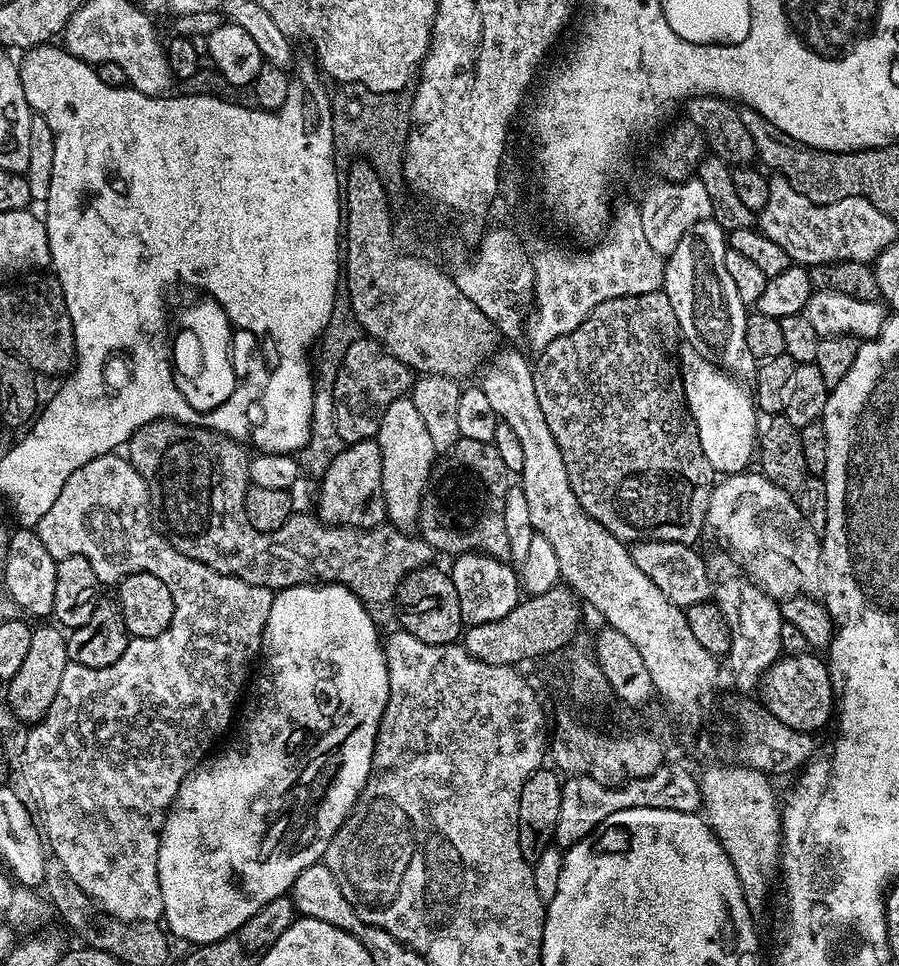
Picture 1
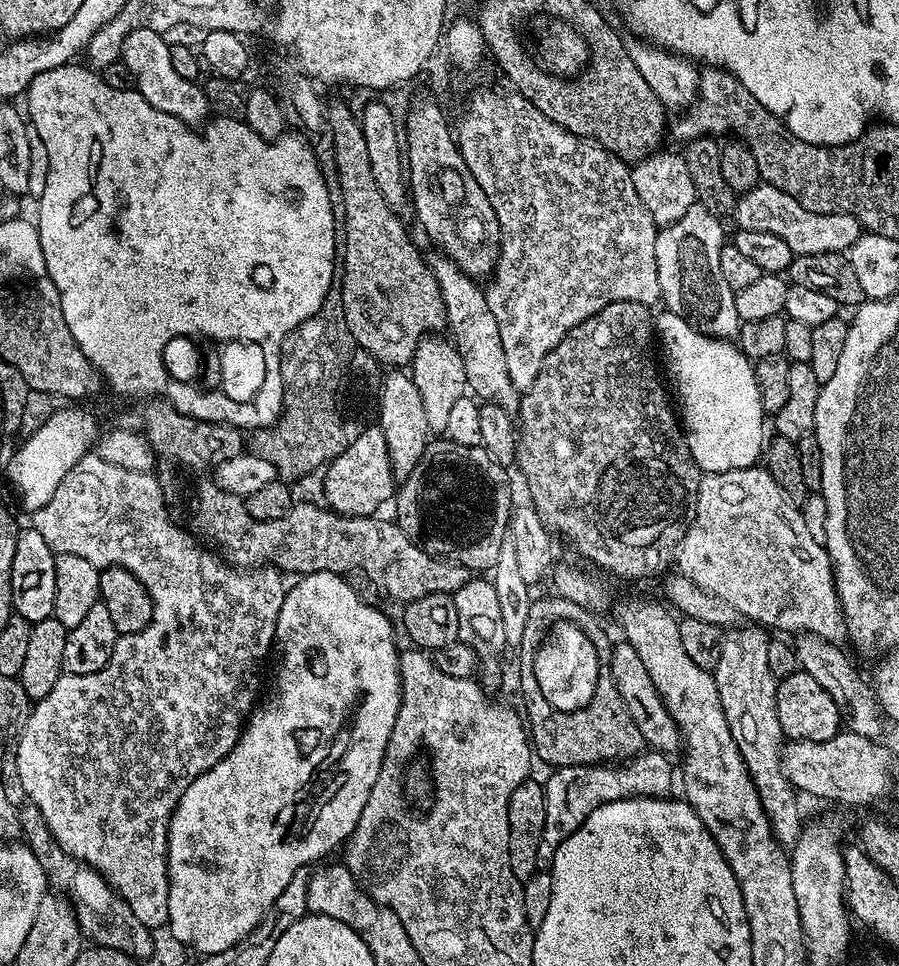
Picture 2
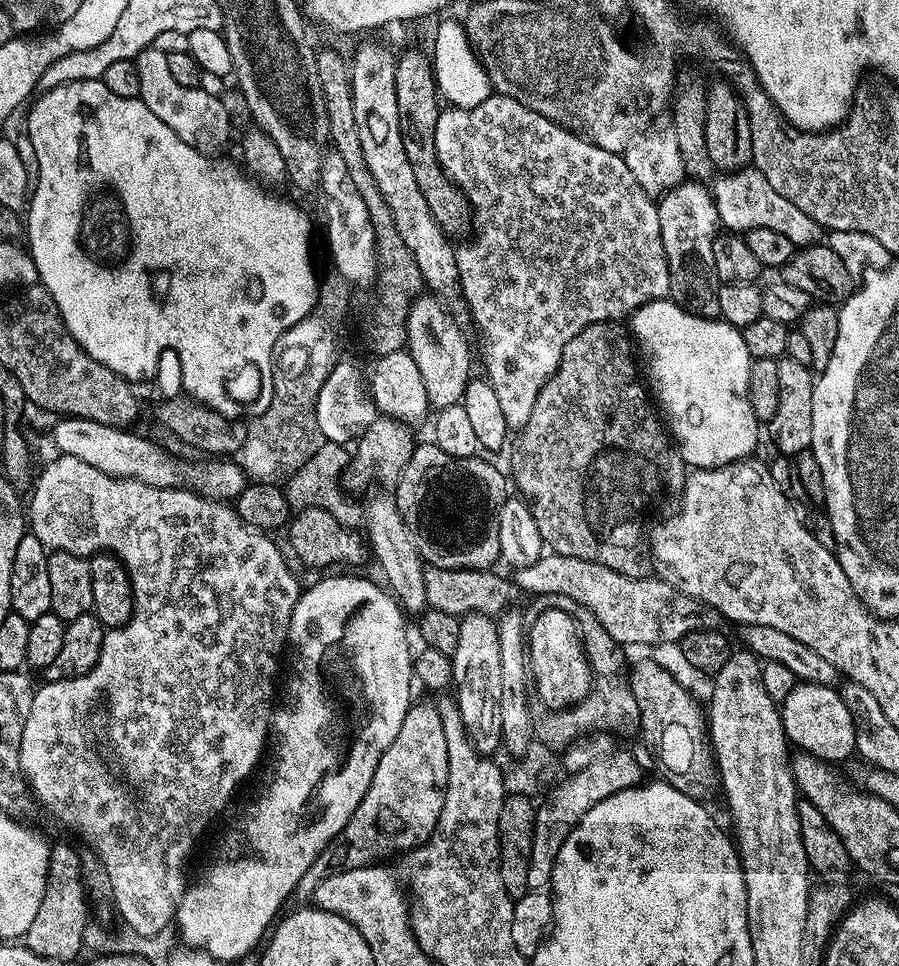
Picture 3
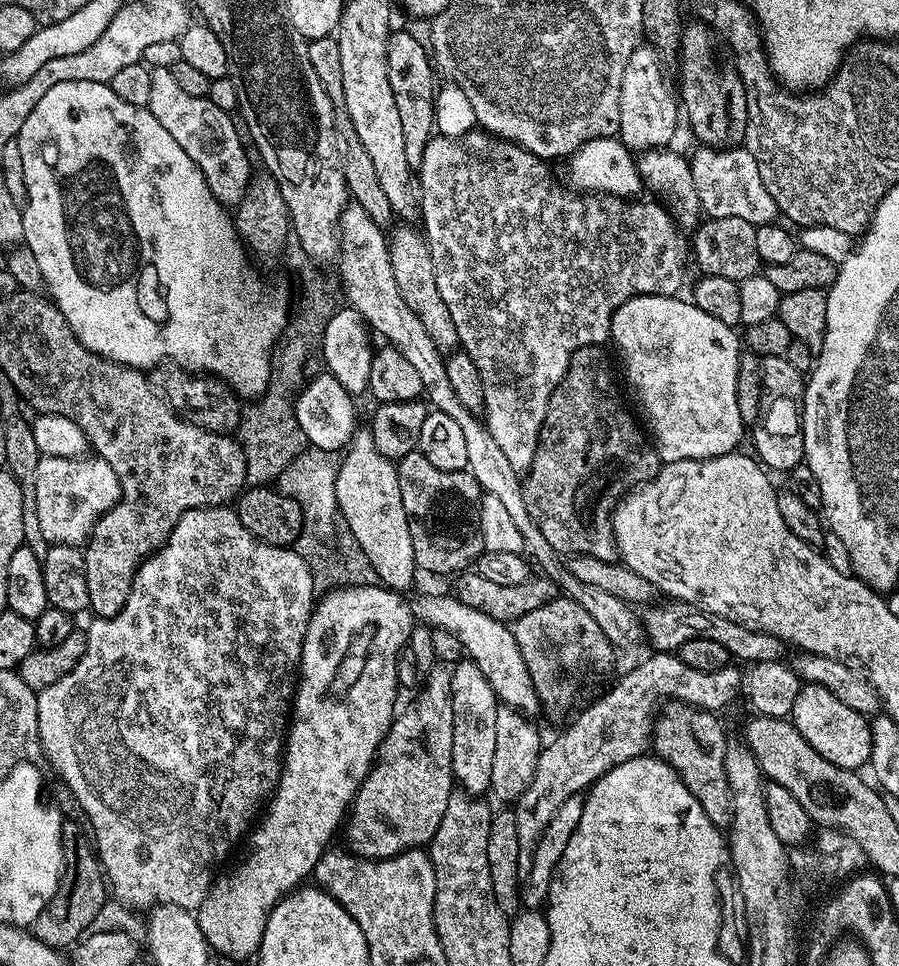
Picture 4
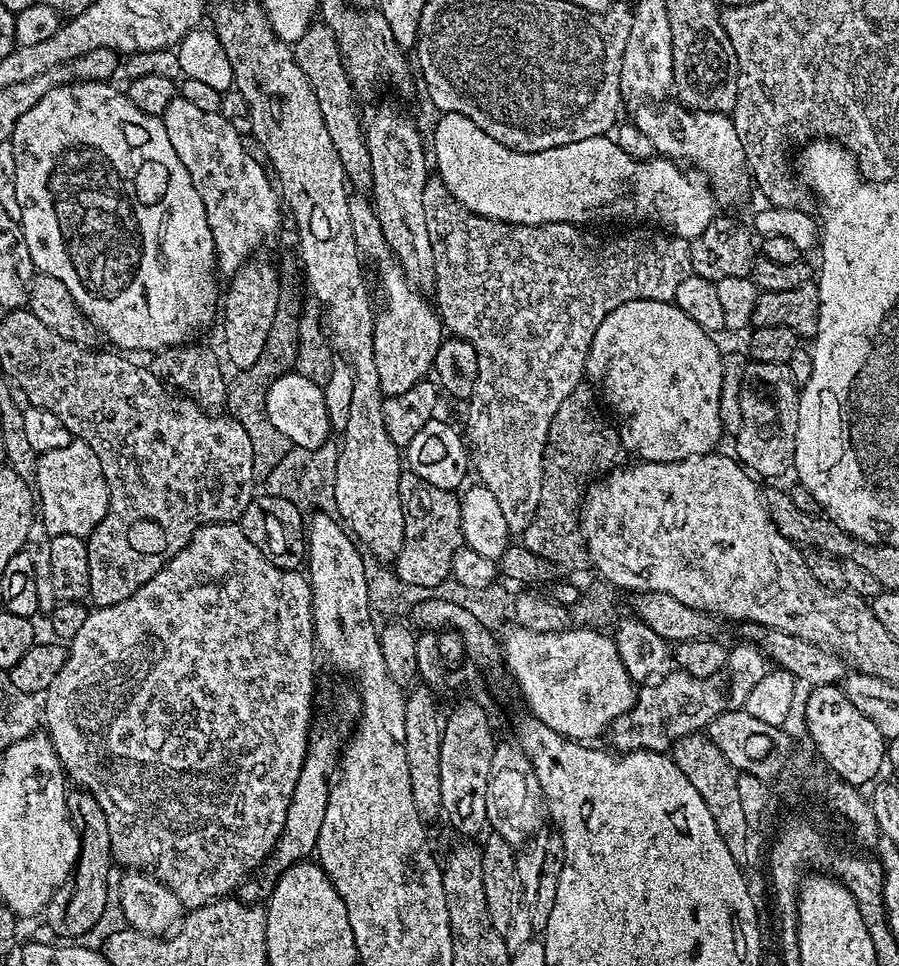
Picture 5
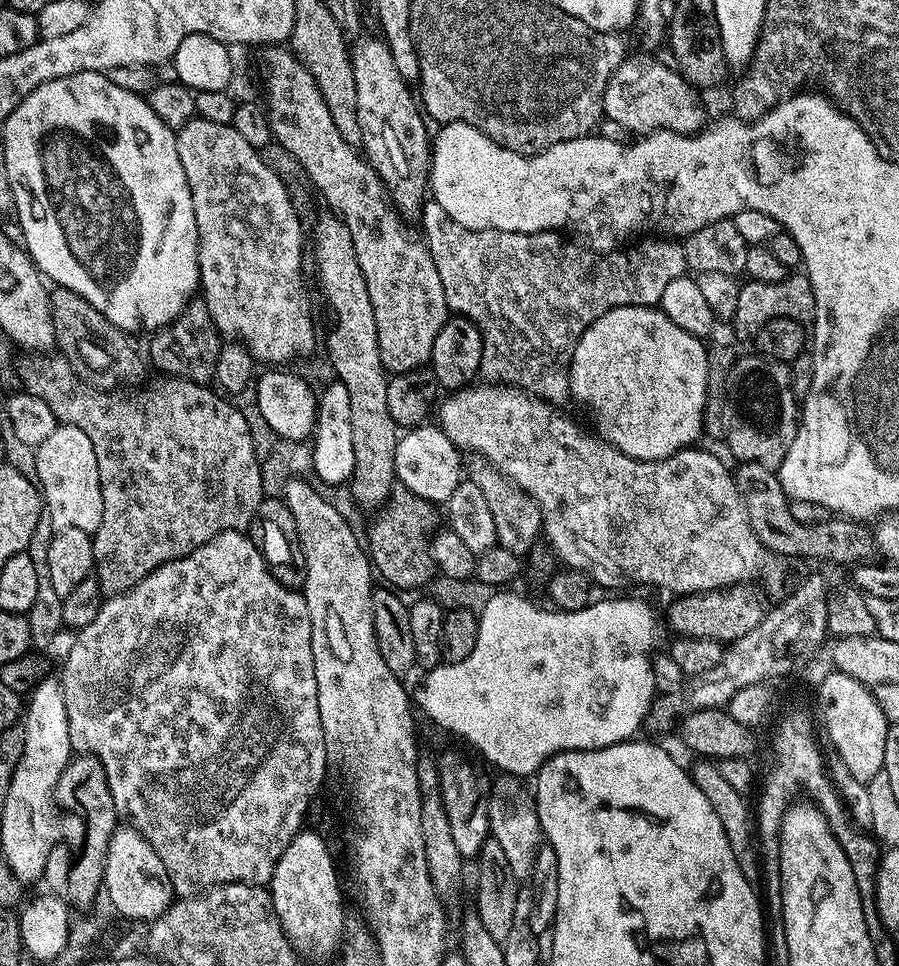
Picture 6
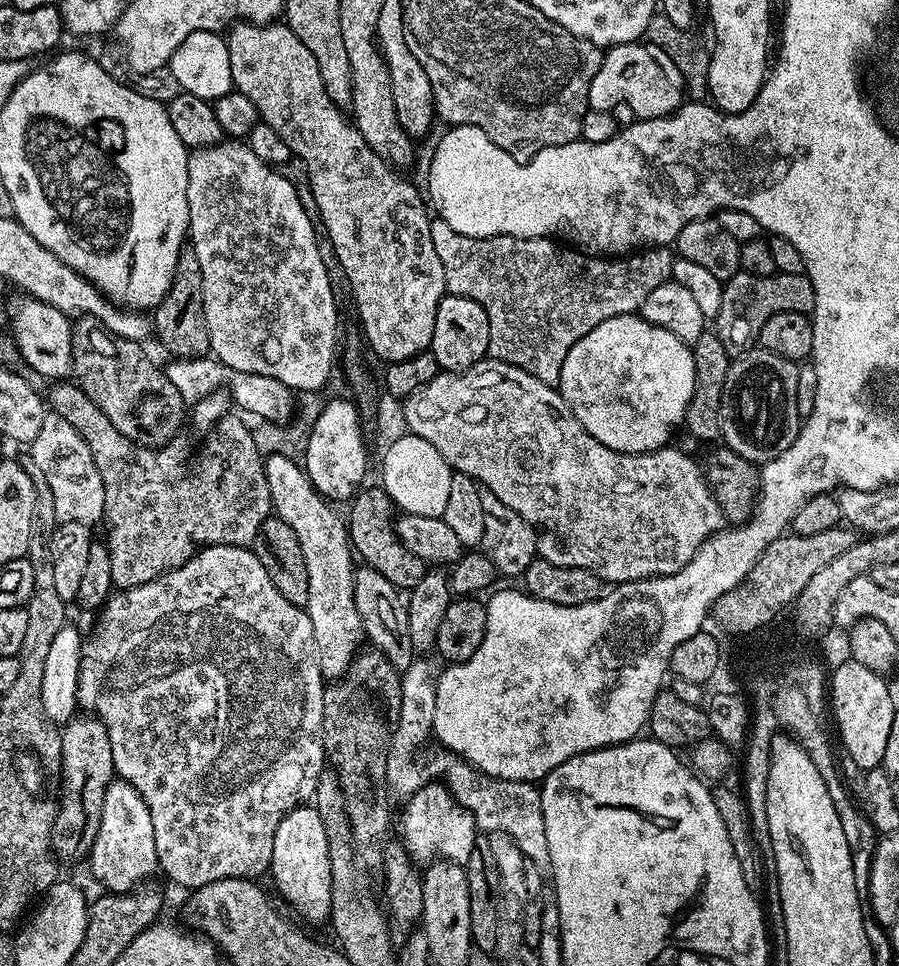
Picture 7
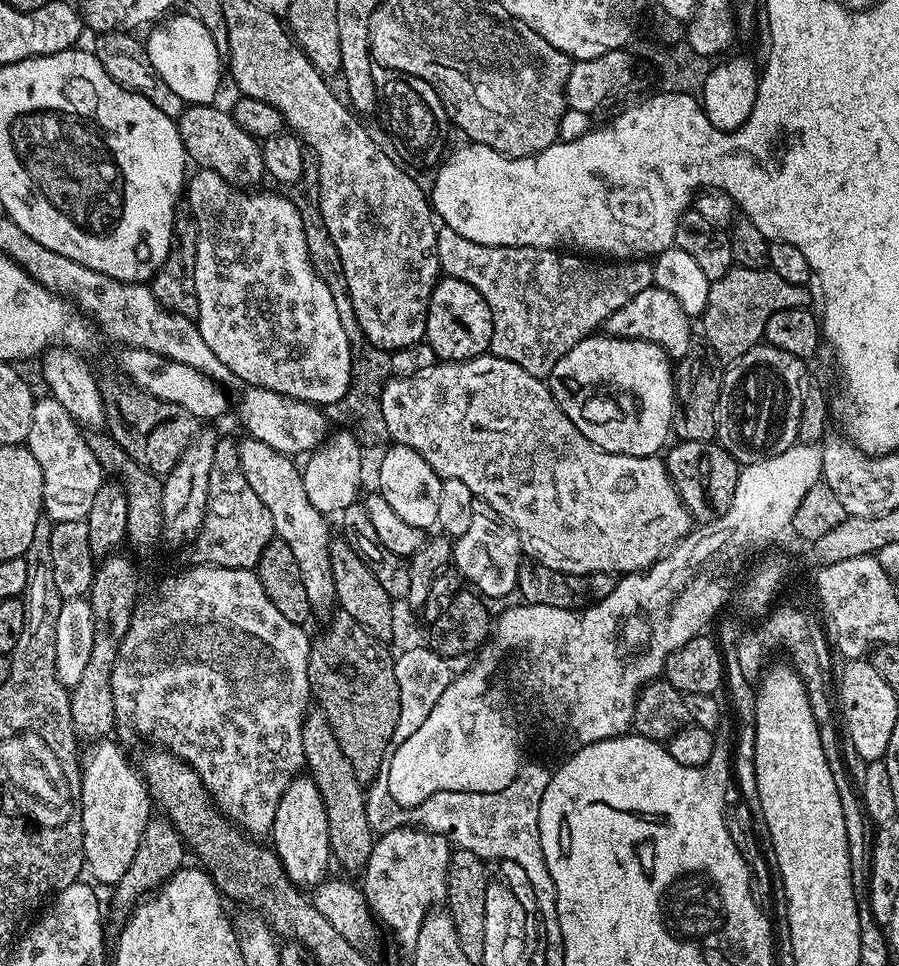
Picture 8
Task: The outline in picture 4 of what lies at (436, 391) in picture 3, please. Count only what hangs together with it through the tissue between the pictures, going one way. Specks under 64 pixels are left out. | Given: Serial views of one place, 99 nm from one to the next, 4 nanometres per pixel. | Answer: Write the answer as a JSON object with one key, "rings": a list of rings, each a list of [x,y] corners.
{"rings":[[[408,222],[397,223],[387,237],[390,263],[398,284],[398,292],[402,294],[406,306],[421,320],[426,334],[433,339],[437,347],[441,350],[455,349],[460,342],[458,330],[454,330],[454,318],[450,318],[450,309],[447,308],[446,302],[442,302],[442,294],[438,294],[438,282],[428,241],[424,239],[423,231],[416,229],[415,232],[412,227],[413,225]]]}

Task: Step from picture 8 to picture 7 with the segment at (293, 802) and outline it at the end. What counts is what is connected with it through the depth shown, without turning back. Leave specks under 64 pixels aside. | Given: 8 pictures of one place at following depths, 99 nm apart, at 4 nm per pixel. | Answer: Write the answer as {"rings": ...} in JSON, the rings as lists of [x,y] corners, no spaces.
{"rings":[[[301,806],[290,810],[278,824],[274,833],[274,854],[270,877],[276,883],[280,896],[301,916],[312,924],[320,924],[331,914],[331,864],[330,847],[326,829],[315,807]]]}

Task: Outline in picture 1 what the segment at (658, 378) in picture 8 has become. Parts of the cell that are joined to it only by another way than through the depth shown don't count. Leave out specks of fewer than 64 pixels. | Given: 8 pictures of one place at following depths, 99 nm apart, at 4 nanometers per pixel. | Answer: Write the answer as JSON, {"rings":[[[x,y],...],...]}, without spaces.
{"rings":[[[687,346],[678,352],[678,363],[684,377],[684,397],[693,422],[698,430],[698,442],[702,442],[702,454],[706,454],[706,462],[710,462],[713,473],[735,474],[743,472],[754,460],[758,448],[758,425],[756,416],[758,409],[751,391],[743,388],[741,381],[729,376],[715,364],[711,364],[705,356],[699,356],[695,350]]]}

